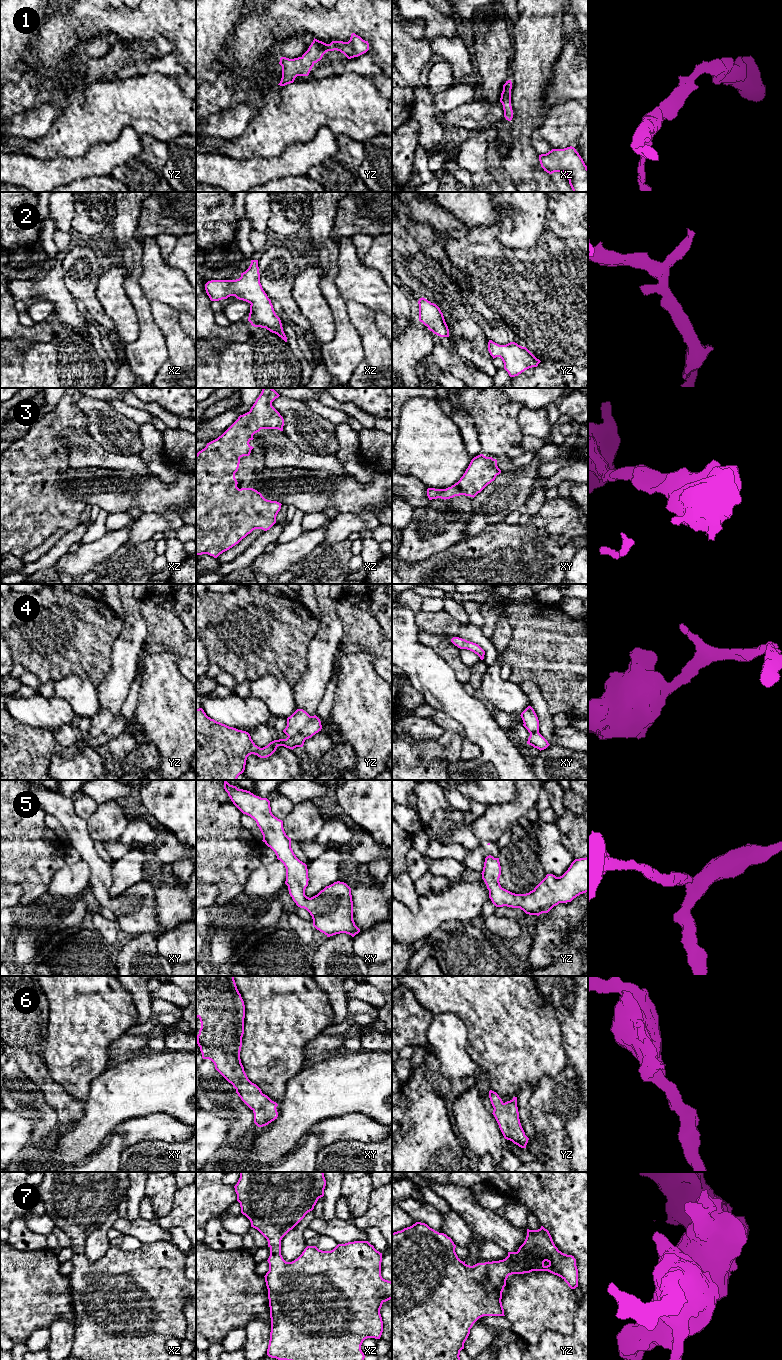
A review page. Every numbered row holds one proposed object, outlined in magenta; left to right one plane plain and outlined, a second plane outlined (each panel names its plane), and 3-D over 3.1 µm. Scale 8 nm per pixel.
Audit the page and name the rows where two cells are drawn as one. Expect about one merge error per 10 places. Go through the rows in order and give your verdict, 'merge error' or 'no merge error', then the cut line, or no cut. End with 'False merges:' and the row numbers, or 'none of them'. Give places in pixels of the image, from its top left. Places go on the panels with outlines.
1: no merge error; no cut
2: no merge error; no cut
3: no merge error; no cut
4: no merge error; no cut
5: no merge error; no cut
6: no merge error; no cut
7: no merge error; no cut
False merges: none of them

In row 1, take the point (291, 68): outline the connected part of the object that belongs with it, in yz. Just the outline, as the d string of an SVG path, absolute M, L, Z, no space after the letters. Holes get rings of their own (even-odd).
M355 33L351 34L348 42L332 41L326 44L314 38L308 50L301 57L280 58L282 78L278 85L285 86L293 83L297 76L308 76L314 64L320 61L326 52L334 50L340 51L351 59L366 53L369 50L369 43Z

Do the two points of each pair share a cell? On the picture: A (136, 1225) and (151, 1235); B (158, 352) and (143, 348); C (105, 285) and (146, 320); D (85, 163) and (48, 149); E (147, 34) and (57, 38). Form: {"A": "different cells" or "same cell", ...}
{"A": "same cell", "B": "same cell", "C": "different cells", "D": "different cells", "E": "same cell"}

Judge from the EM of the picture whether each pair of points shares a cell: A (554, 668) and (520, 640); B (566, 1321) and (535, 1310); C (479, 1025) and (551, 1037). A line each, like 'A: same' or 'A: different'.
A: same
B: same
C: same

